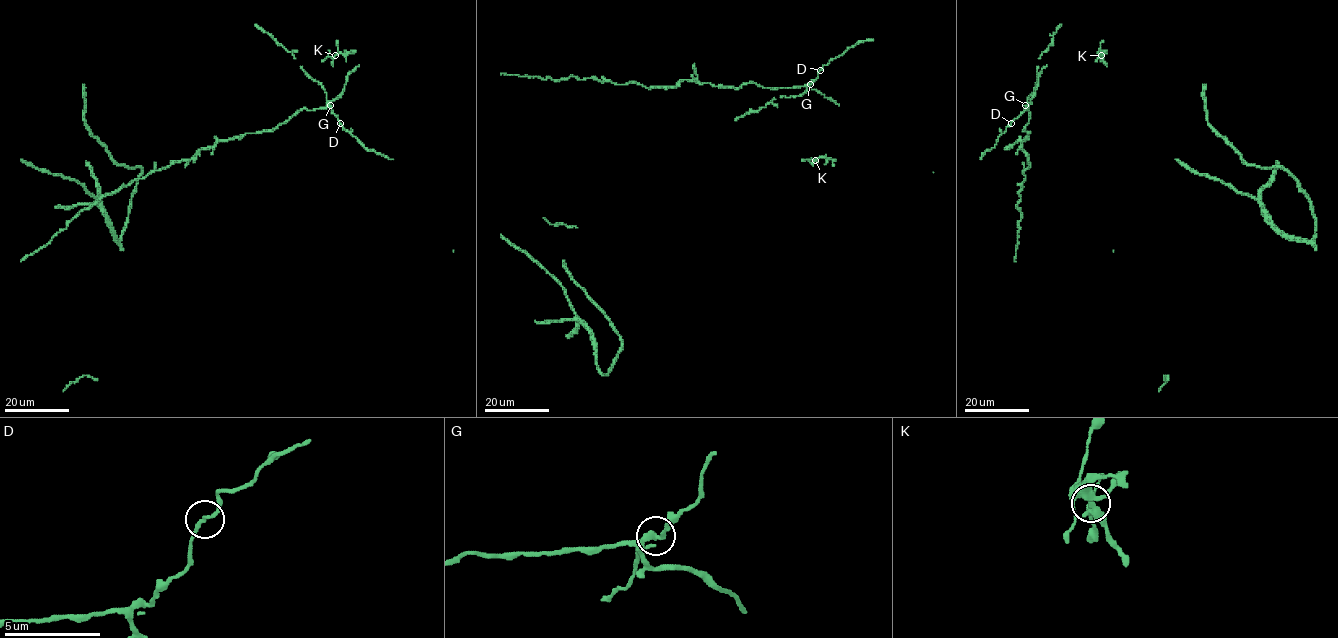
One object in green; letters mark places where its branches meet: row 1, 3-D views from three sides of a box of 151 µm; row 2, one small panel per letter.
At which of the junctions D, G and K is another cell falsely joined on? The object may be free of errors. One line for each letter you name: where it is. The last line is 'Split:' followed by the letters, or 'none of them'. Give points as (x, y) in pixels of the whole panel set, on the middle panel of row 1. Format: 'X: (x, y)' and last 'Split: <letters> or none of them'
G: (810, 84)
Split: G

